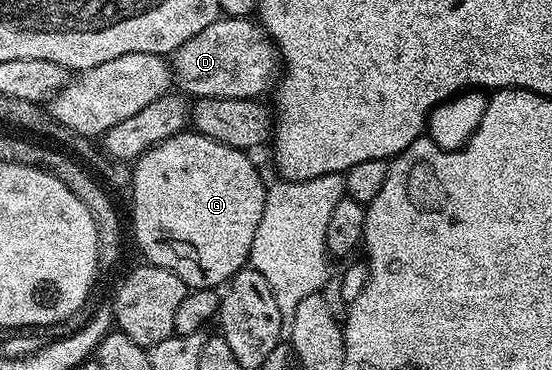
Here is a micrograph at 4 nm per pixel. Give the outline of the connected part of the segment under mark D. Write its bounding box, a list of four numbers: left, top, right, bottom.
[170,16,278,99]

